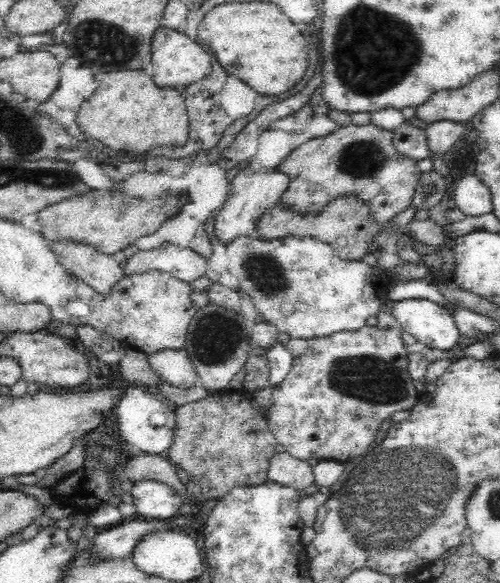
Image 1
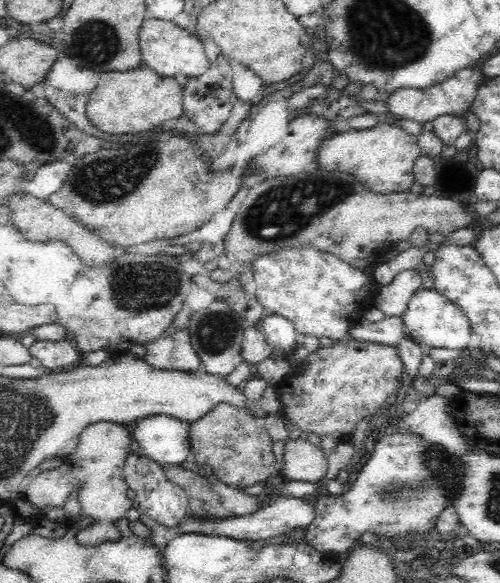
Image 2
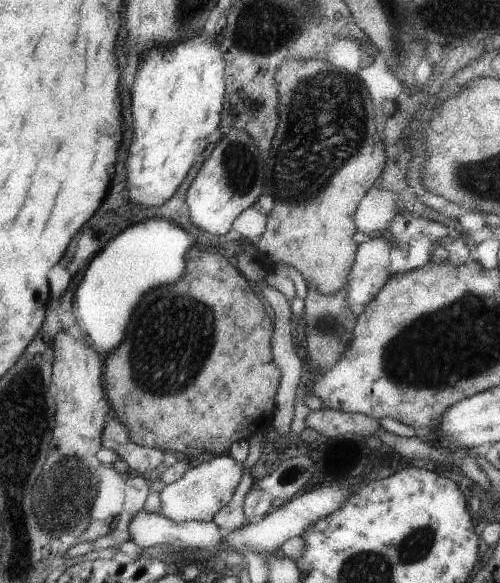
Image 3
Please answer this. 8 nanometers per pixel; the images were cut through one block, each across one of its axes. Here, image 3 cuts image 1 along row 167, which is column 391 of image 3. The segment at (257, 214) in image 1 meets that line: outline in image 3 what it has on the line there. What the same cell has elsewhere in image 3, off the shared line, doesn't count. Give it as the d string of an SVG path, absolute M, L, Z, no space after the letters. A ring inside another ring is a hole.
M379 235L370 237L368 242L363 242L357 246L354 264L350 267L348 280L346 281L346 298L351 310L357 311L364 308L386 285L389 276L387 268L389 268L391 248L393 246L390 240L388 238L383 240Z

